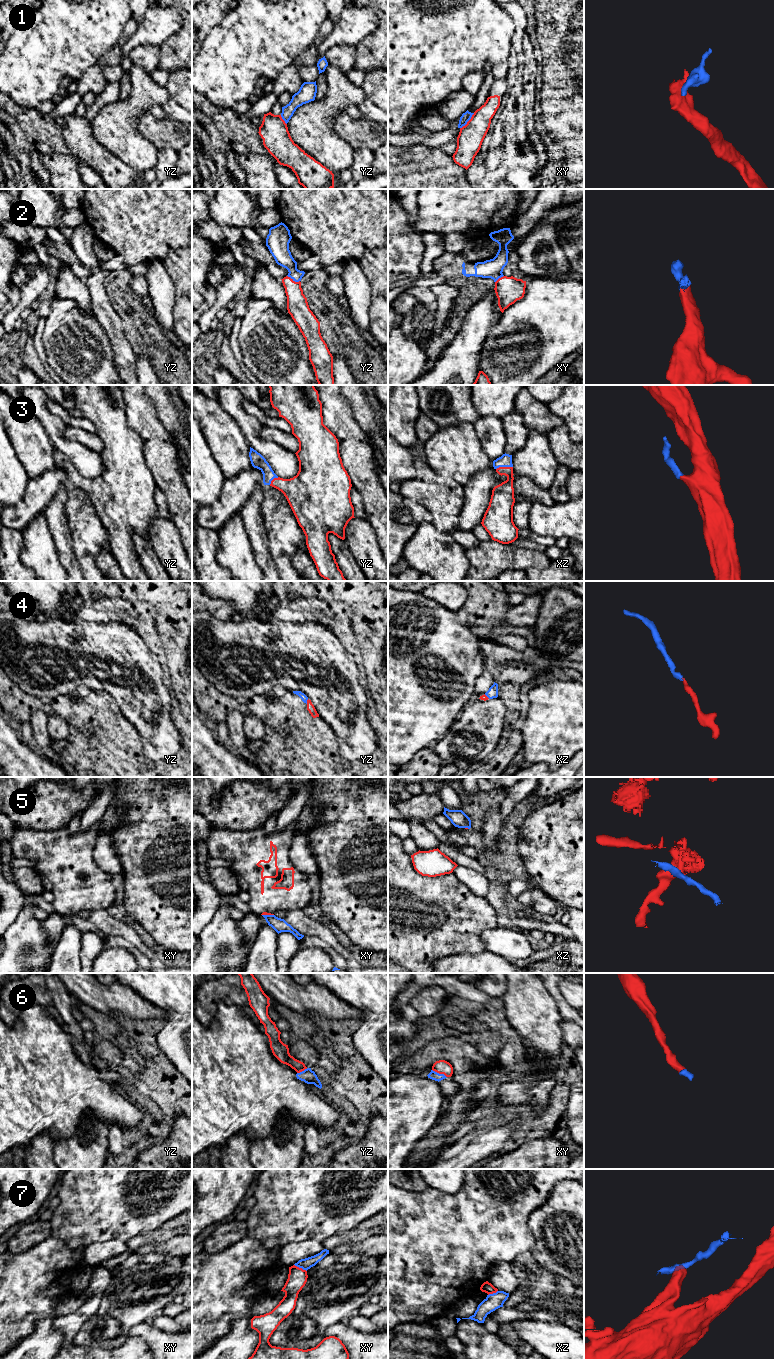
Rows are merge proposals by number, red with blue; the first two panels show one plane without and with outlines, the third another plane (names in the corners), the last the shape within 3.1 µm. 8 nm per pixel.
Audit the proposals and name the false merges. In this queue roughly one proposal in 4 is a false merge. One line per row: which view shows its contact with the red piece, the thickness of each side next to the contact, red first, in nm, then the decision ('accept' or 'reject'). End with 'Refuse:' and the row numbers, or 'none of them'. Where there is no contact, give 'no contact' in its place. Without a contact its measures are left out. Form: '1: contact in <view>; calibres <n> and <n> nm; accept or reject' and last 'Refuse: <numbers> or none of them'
1: contact in xy; calibres 200 and 70 nm; reject
2: contact in yz; calibres 170 and 150 nm; accept
3: contact in xz; calibres 190 and 100 nm; accept
4: contact in yz; calibres 60 and 50 nm; accept
5: contact in xy; calibres 30 and 110 nm; reject
6: contact in xy; calibres 110 and 70 nm; accept
7: contact in xy; calibres 160 and 90 nm; reject
Refuse: 1, 5, 7

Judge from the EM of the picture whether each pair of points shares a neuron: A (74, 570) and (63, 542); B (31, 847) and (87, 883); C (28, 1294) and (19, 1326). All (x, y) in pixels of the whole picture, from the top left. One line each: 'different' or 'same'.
A: same
B: same
C: different

